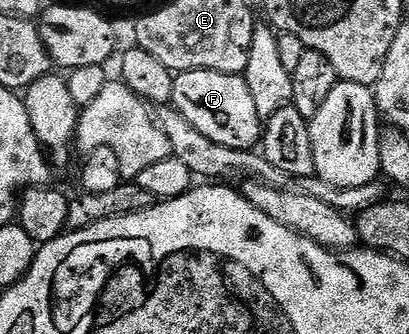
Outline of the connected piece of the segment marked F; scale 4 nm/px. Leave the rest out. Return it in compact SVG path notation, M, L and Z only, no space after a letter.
M210 70L181 72L174 82L171 107L177 108L194 130L206 134L210 142L218 142L234 150L252 150L261 143L262 118L254 107L250 86L246 86L243 75L231 76Z

